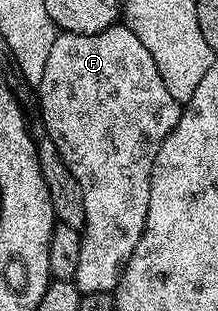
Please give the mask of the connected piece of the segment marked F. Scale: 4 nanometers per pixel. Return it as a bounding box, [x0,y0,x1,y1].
[38,23,182,294]

